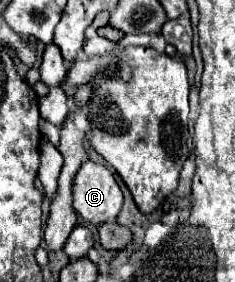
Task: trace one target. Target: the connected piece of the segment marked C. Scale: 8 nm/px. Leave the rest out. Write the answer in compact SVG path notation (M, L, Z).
M91 160L77 170L71 192L75 212L89 224L113 222L123 206L123 194L113 172Z

